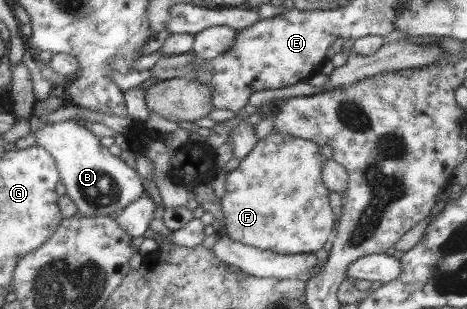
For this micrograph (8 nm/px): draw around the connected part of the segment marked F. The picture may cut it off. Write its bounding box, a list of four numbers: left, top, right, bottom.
[221,132,335,254]

